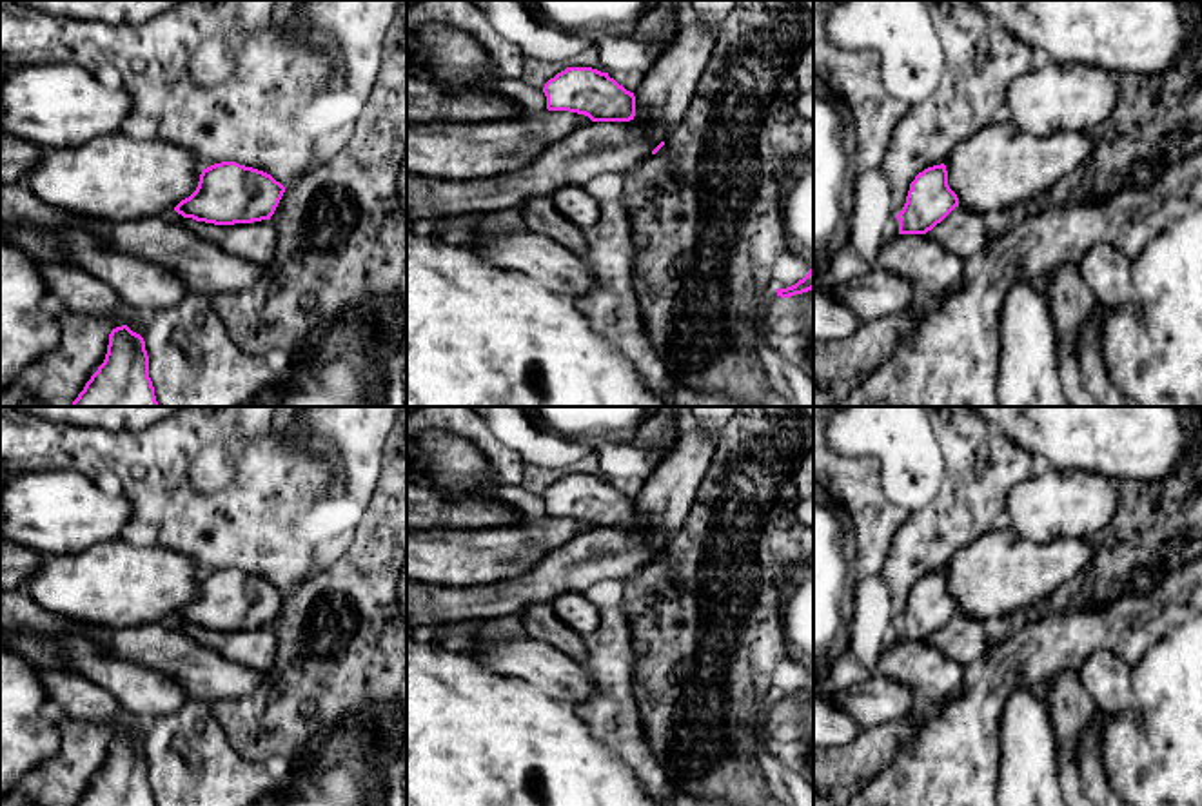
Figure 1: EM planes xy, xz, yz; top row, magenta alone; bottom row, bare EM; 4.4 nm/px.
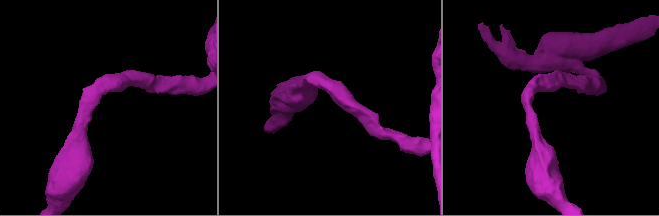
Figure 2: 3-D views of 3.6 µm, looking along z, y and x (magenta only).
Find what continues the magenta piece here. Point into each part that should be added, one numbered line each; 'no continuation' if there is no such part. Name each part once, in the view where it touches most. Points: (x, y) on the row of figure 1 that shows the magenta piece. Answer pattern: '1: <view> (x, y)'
no continuation

